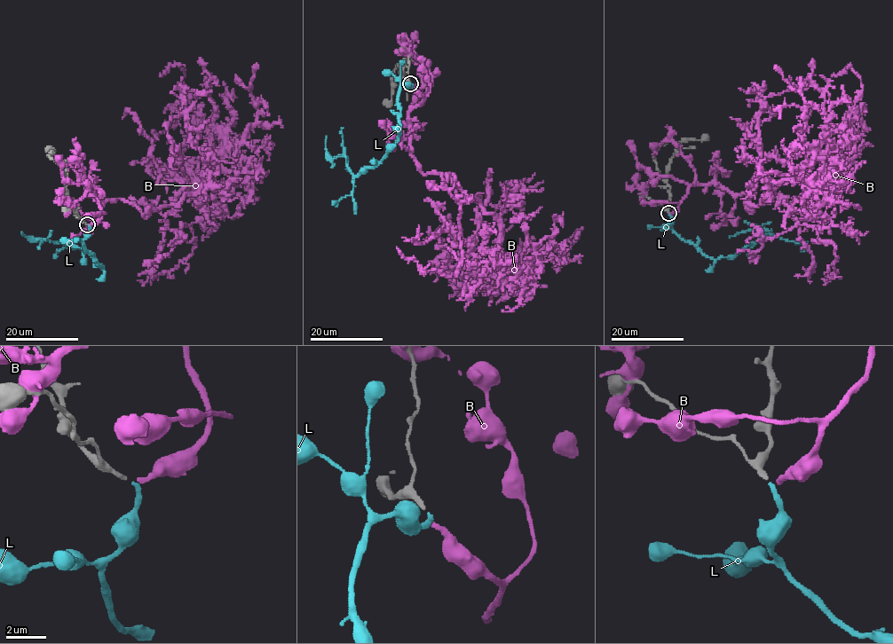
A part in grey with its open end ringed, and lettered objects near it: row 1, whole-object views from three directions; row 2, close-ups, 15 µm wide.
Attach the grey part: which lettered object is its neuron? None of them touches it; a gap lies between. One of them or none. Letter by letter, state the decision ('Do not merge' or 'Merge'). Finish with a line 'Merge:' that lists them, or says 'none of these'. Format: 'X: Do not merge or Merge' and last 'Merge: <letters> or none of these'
B: Do not merge
L: Merge
Merge: L

